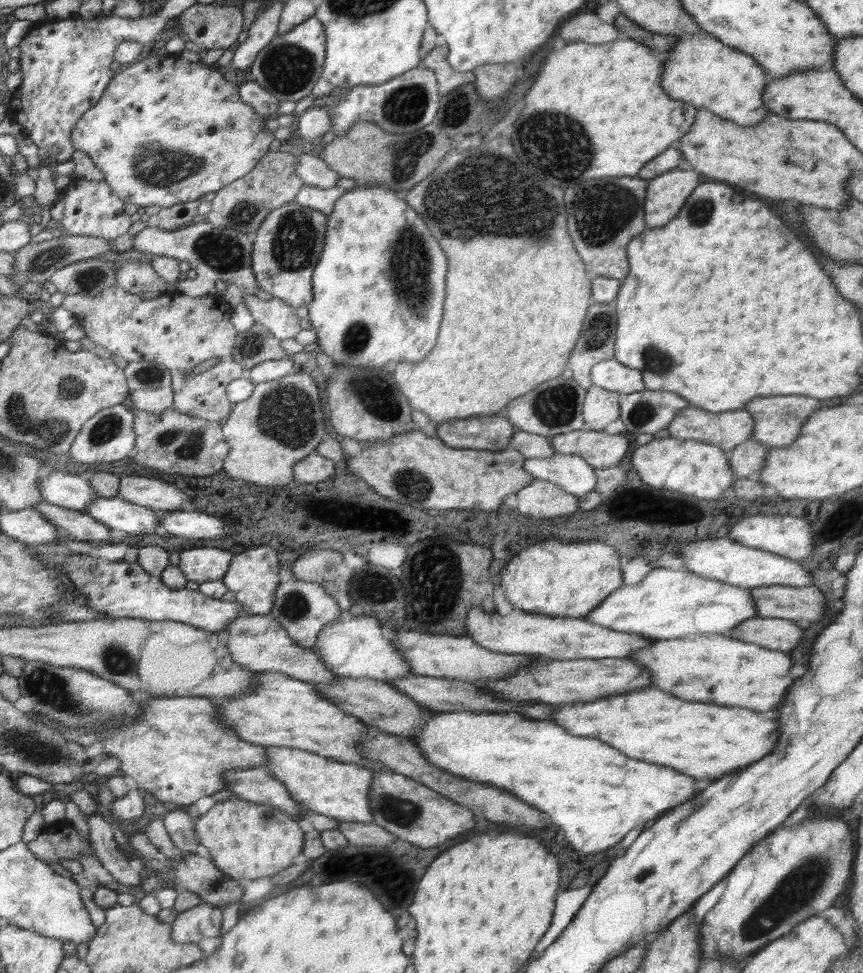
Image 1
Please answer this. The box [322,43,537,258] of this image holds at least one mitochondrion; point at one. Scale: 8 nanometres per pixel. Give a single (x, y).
(406, 105)

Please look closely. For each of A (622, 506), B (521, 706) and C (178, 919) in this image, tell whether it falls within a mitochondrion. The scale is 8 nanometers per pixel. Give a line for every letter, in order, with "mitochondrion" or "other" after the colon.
A: other
B: other
C: other

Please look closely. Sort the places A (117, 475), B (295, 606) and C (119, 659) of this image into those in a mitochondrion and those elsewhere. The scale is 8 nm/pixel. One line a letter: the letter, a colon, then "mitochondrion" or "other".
A: other
B: mitochondrion
C: mitochondrion

